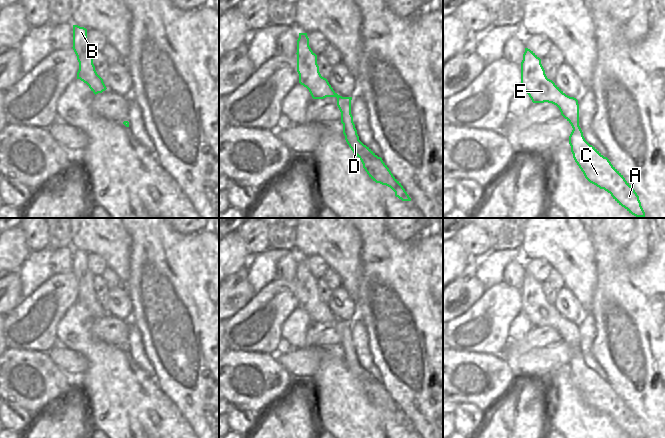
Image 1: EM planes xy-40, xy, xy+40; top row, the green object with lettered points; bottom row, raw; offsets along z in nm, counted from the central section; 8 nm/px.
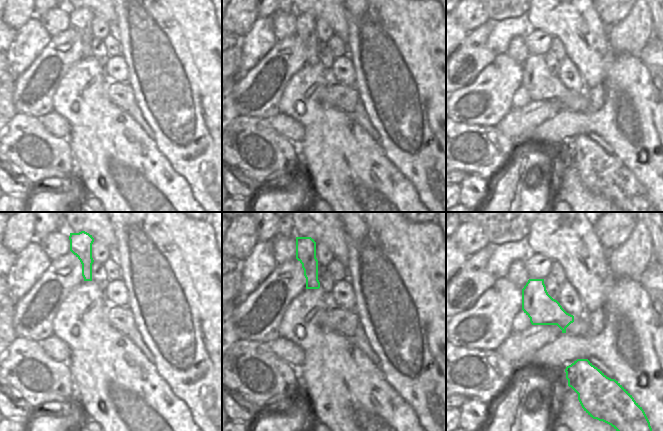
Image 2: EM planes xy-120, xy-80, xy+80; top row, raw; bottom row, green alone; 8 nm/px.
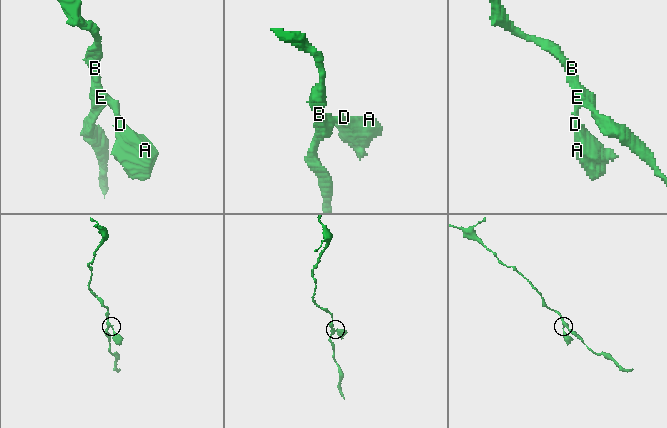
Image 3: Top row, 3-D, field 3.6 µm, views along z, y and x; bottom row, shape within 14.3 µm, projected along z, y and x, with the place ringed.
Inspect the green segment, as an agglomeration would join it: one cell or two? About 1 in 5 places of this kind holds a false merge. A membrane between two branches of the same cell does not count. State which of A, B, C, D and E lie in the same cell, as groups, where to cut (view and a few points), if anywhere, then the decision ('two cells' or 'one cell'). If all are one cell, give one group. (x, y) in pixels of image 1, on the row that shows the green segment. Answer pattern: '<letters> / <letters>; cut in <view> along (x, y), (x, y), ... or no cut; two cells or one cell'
A B C D E; no cut; one cell

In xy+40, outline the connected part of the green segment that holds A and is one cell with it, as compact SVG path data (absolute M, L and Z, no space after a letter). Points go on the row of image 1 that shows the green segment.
M525 48L521 62L521 89L527 92L533 103L548 102L556 105L561 115L571 124L571 152L585 178L610 193L613 199L632 215L645 217L639 196L633 187L607 157L585 140L579 126L578 100L566 95L547 78L541 59L528 48Z

